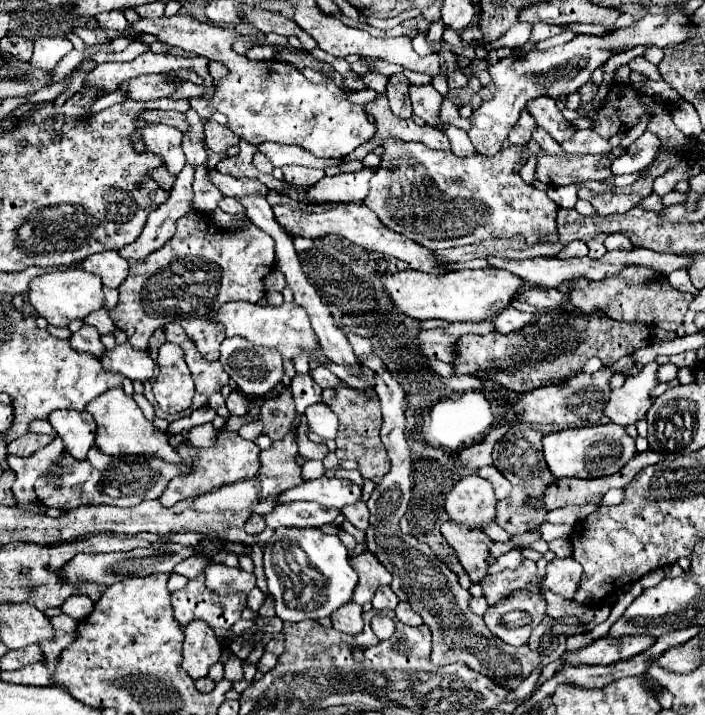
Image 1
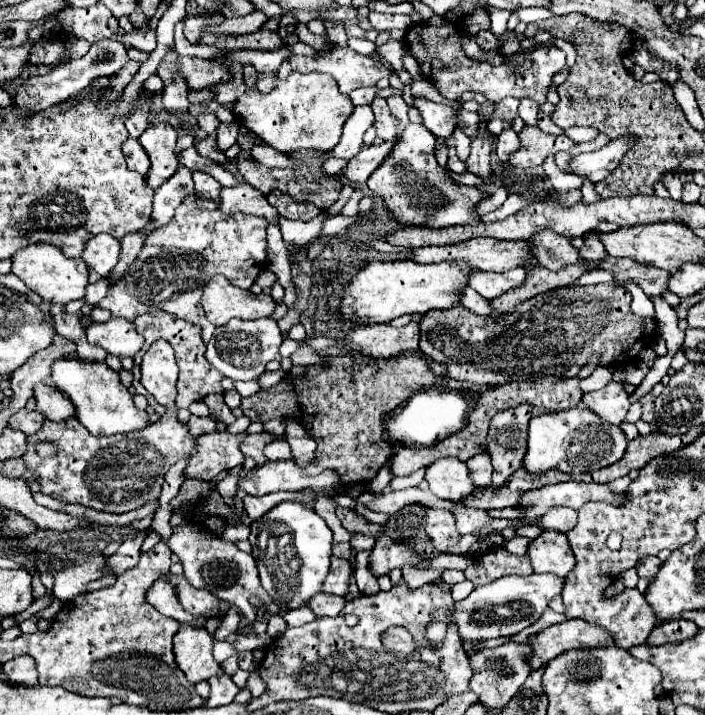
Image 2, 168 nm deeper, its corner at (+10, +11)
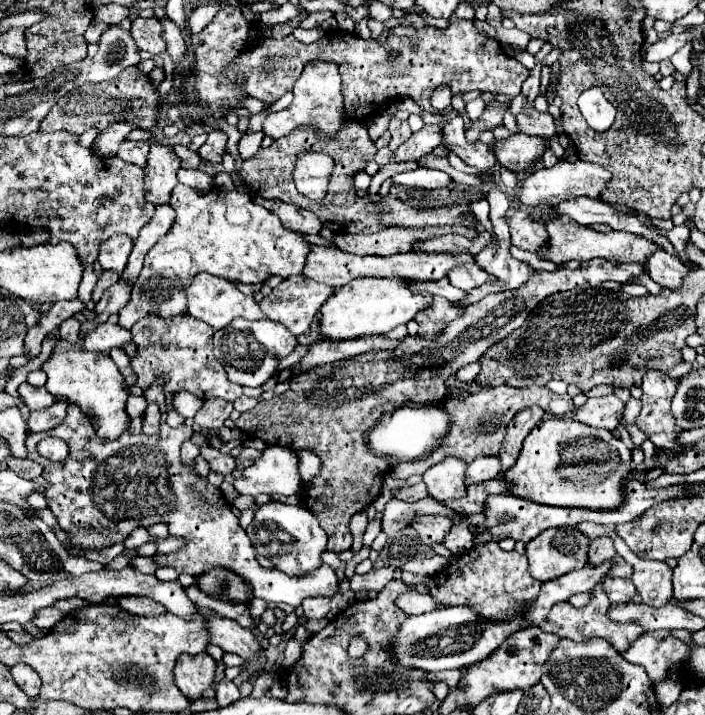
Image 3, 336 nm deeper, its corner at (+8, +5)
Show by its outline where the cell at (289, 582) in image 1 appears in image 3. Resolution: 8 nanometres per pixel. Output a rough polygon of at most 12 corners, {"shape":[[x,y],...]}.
{"shape":[[302,504],[258,506],[246,528],[286,574],[316,570],[326,532]]}

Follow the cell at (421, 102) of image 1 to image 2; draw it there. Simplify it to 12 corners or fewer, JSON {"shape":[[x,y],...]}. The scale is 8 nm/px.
{"shape":[[412,96],[422,124],[440,138],[452,136],[456,110]]}

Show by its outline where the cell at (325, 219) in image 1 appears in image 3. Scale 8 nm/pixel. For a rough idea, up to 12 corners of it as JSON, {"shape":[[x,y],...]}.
{"shape":[[252,196],[288,230],[317,235],[318,217],[280,200]]}

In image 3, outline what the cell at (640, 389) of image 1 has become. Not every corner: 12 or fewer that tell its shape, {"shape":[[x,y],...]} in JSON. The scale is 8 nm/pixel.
{"shape":[[614,394],[588,398],[574,420],[616,430],[624,402]]}

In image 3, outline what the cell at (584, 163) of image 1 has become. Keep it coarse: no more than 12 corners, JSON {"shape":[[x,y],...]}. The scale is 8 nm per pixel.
{"shape":[[510,134],[492,150],[512,172],[530,168],[546,150],[544,138]]}

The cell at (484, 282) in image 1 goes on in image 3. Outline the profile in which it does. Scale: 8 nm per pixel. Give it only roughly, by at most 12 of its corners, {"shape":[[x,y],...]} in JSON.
{"shape":[[356,278],[320,308],[340,342],[386,334],[430,304],[404,280]]}

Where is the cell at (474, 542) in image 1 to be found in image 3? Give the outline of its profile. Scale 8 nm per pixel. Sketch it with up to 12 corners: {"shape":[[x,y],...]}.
{"shape":[[418,514],[410,526],[430,546],[444,540],[448,516]]}

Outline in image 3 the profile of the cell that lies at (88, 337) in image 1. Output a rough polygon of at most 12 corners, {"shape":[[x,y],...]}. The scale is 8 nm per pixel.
{"shape":[[68,318],[60,324],[62,340],[80,342],[80,322]]}

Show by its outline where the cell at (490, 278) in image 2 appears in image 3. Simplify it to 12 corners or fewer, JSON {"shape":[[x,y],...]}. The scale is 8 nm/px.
{"shape":[[474,262],[448,270],[450,284],[472,290],[496,280]]}

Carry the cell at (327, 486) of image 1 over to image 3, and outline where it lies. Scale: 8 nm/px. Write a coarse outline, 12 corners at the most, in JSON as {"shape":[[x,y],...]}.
{"shape":[[266,446],[238,494],[300,494],[296,452]]}

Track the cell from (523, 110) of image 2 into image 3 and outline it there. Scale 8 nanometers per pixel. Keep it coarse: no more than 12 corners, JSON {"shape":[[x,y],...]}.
{"shape":[[542,64],[530,70],[530,76],[522,84],[522,94],[528,96],[524,112],[534,104],[540,94],[540,72]]}

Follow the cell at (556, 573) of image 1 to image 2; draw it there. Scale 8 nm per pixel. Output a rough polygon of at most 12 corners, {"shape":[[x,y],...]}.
{"shape":[[564,532],[530,542],[536,574],[566,576],[574,554]]}

